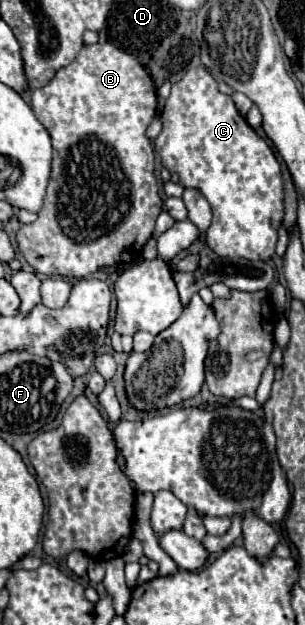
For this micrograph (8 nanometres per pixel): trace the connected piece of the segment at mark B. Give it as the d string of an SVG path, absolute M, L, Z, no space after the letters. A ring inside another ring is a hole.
M95 43L95 45L83 45L79 57L59 69L59 73L55 73L55 77L43 87L43 89L35 89L31 95L31 109L35 113L35 117L41 121L41 125L47 129L47 133L51 135L53 141L53 169L51 169L51 181L47 187L47 197L45 197L45 205L39 211L39 217L35 223L23 225L17 231L17 245L19 251L23 253L25 261L37 271L43 273L47 277L53 275L61 275L61 277L87 277L103 267L115 265L115 263L129 263L133 259L137 259L141 255L143 245L147 243L147 239L153 235L153 227L155 227L155 219L161 213L161 197L159 197L159 187L157 187L157 179L155 179L155 153L153 153L153 145L151 141L145 137L145 129L149 127L149 123L153 121L155 113L157 113L157 95L155 95L155 85L153 79L149 75L149 71L139 63L139 59L131 53L121 51L119 47L115 47L113 43Z

